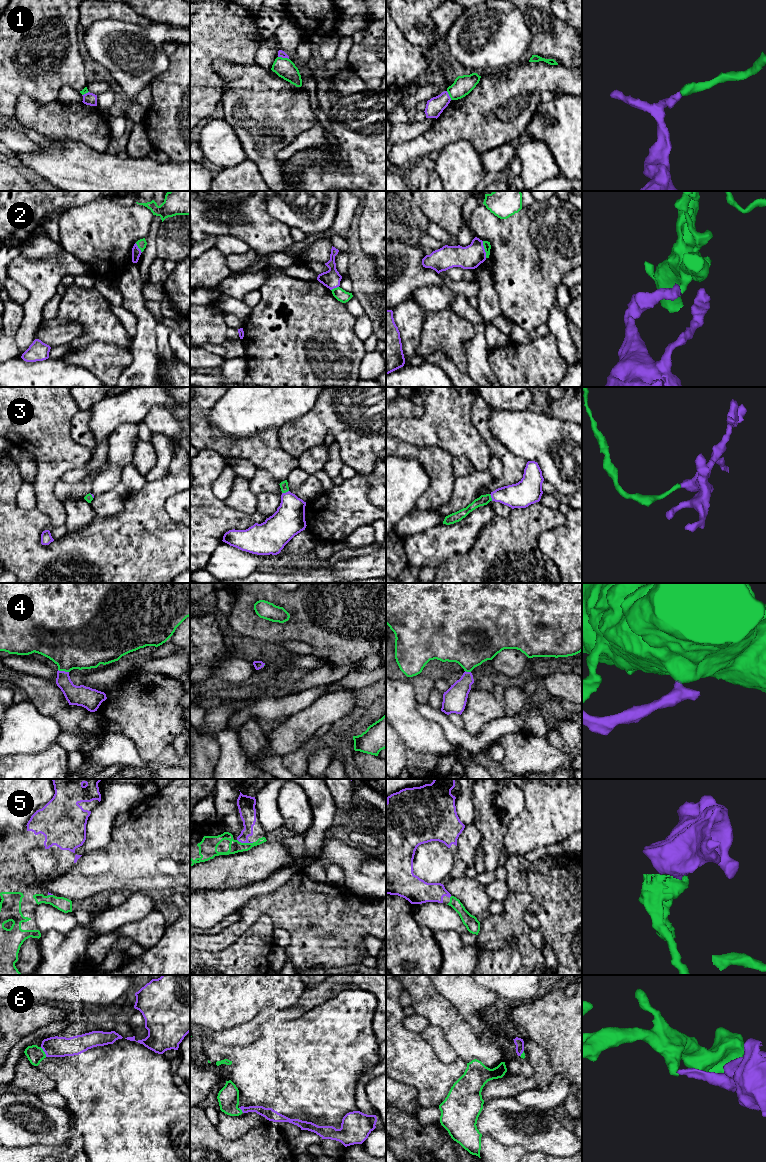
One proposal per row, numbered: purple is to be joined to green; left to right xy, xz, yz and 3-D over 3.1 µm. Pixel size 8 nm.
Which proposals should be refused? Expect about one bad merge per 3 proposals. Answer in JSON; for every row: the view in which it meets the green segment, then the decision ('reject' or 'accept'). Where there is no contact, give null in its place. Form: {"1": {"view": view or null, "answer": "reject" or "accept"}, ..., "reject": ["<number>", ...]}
{"1": {"view": "xz", "answer": "reject"}, "2": {"view": "yz", "answer": "accept"}, "3": {"view": "xz", "answer": "accept"}, "4": {"view": "xy", "answer": "accept"}, "5": {"view": "xz", "answer": "accept"}, "6": {"view": "xy", "answer": "accept"}, "reject": ["1"]}

